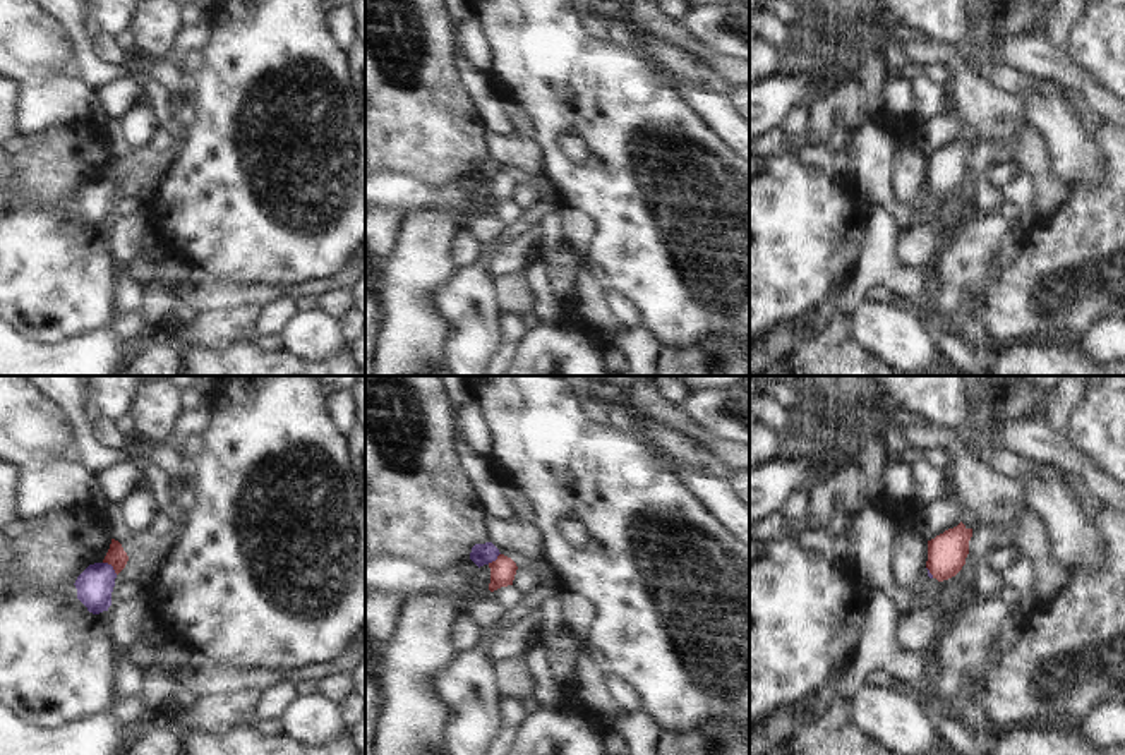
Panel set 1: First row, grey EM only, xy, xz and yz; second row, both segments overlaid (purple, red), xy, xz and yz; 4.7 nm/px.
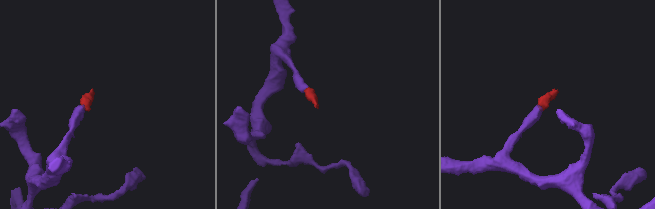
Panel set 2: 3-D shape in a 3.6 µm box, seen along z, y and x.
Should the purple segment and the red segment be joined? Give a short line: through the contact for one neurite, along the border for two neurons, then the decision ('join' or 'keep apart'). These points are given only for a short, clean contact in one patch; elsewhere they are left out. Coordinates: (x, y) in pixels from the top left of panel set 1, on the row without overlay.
line xy (103, 177), (117, 189); keep apart

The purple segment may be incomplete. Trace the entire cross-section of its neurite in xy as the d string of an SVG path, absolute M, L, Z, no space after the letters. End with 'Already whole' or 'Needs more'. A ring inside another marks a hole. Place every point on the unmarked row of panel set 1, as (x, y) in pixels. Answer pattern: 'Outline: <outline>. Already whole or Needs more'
Outline: M108 178L89 180L75 196L77 214L89 228L99 230L111 221L117 189Z. Already whole.

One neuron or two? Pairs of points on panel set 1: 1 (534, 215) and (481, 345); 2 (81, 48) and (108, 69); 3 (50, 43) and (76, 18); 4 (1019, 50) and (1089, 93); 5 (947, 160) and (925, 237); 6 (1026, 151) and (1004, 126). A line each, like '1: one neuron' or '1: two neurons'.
1: one neuron
2: one neuron
3: two neurons
4: one neuron
5: two neurons
6: two neurons

